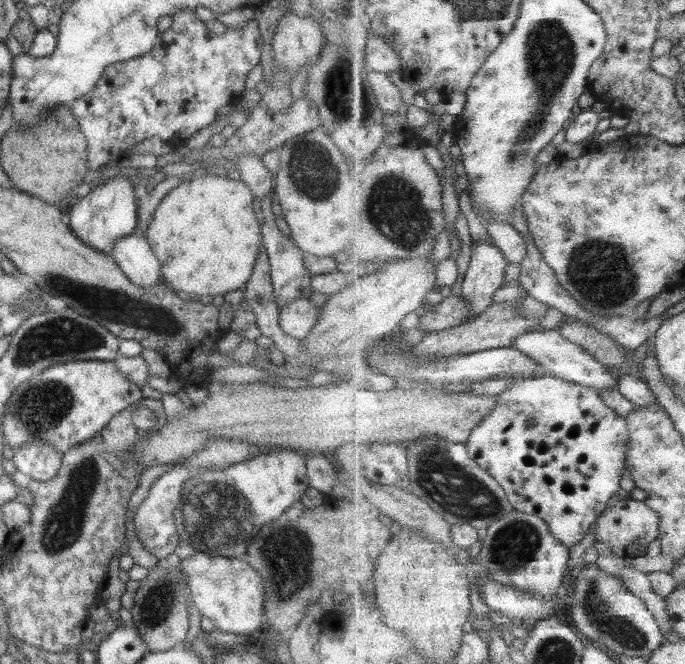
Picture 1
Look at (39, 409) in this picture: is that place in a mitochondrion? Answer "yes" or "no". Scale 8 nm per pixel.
yes

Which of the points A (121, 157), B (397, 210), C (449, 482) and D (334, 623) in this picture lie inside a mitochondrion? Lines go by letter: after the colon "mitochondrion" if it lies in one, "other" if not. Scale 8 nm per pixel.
A: other
B: mitochondrion
C: mitochondrion
D: other

